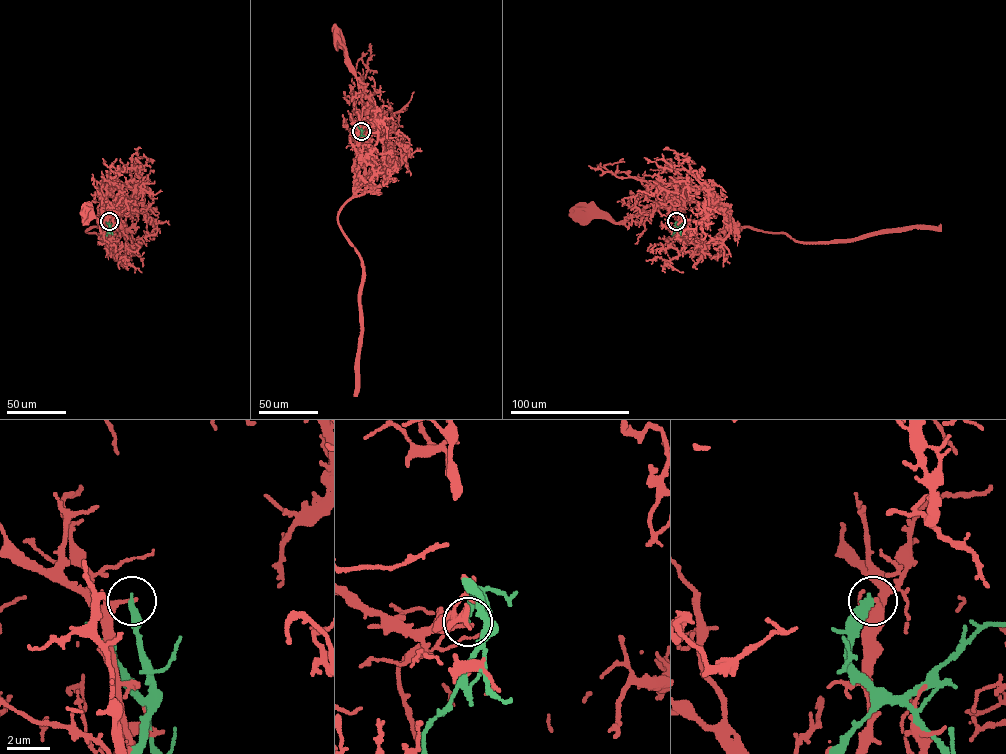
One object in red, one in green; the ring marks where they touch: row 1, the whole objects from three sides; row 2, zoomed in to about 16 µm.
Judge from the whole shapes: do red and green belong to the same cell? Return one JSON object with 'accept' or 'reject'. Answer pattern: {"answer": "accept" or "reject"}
{"answer": "reject"}

